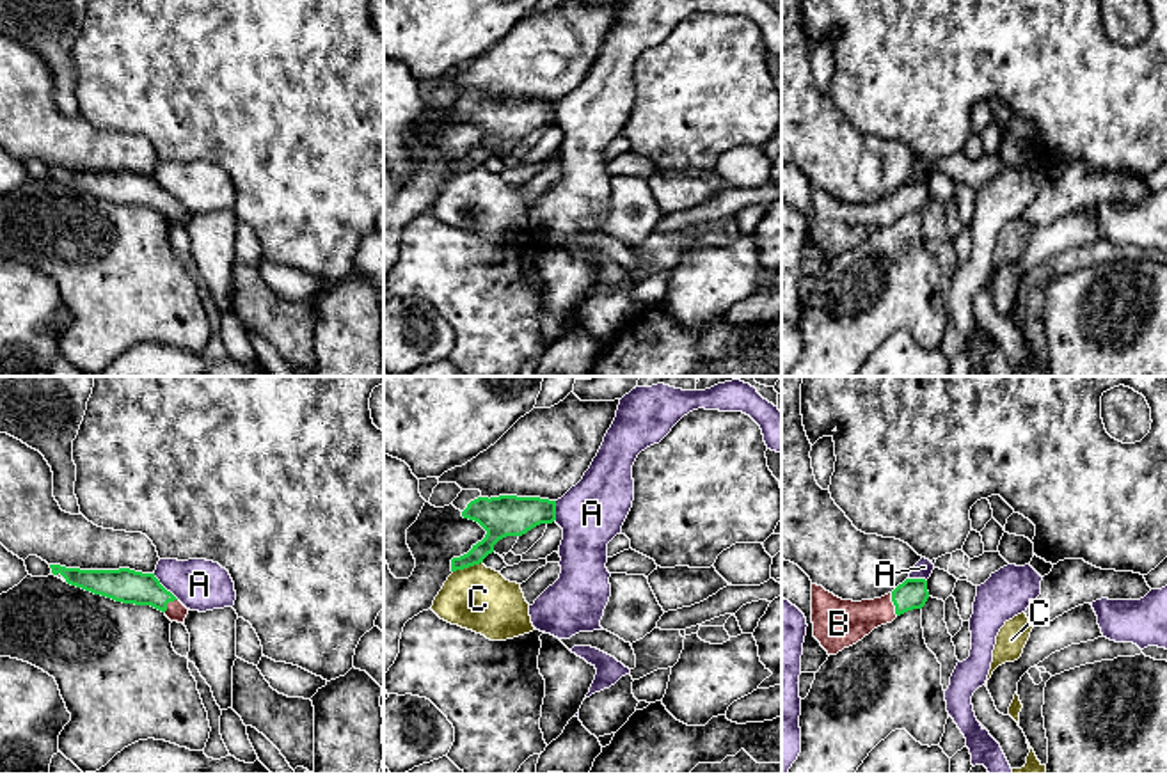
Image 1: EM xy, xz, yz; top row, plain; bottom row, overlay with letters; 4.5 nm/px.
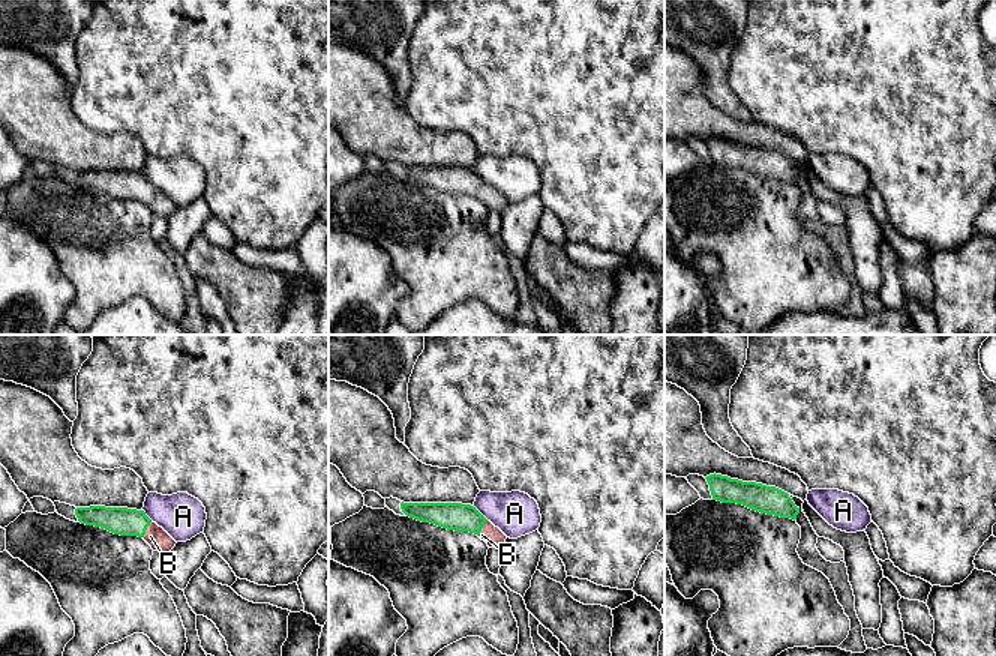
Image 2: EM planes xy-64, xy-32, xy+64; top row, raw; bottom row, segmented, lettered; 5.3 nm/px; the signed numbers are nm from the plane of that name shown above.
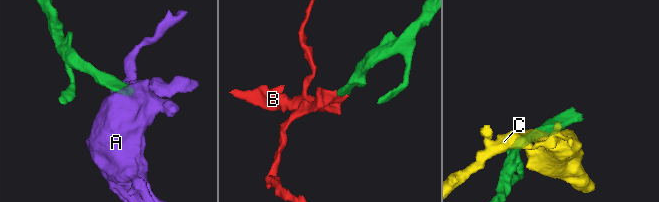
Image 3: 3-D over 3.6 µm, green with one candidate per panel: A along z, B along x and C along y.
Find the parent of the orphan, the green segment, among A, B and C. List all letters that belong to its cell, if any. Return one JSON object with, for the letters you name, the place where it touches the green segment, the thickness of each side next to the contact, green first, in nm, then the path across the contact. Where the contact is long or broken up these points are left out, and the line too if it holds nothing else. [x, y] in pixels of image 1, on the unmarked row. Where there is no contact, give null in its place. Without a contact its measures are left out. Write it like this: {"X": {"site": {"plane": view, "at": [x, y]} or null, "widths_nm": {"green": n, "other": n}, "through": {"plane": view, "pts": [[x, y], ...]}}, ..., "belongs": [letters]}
{"B": {"site": {"plane": "yz", "at": [894, 206]}, "widths_nm": {"green": 140, "other": 220}, "through": {"plane": "yz", "pts": [[912, 196], [894, 206], [842, 226]]}}, "belongs": ["B"]}

